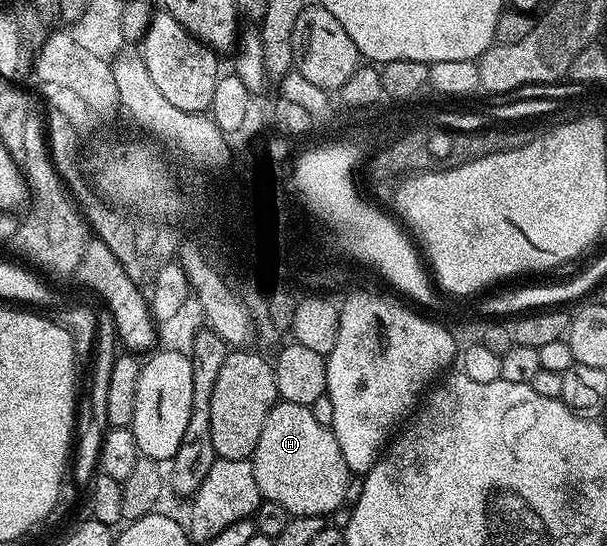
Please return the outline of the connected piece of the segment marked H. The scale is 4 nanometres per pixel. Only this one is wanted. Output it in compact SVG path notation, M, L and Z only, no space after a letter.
M282 400L276 402L269 416L265 416L265 428L261 428L261 436L257 440L253 465L260 495L266 501L281 504L281 508L285 508L292 516L317 516L318 514L330 516L339 505L348 501L349 471L345 464L345 456L341 456L341 448L330 426L322 426L314 418L310 406Z

